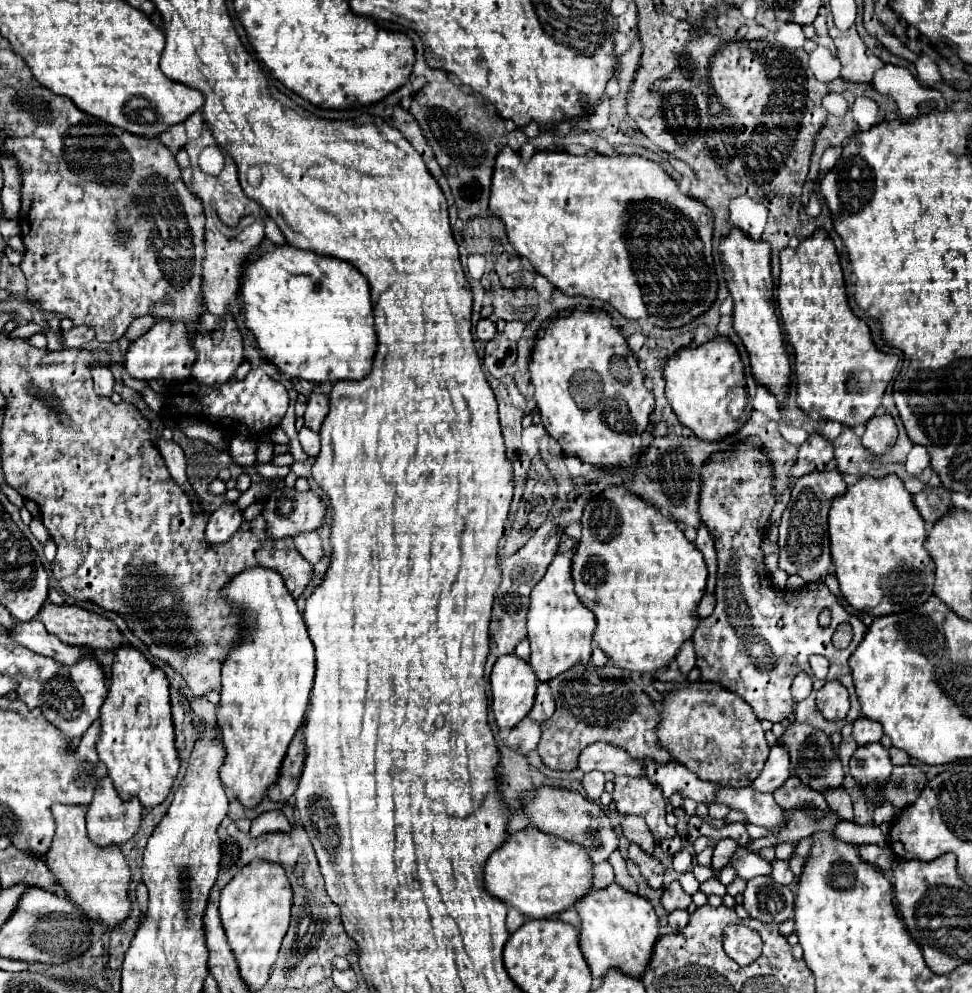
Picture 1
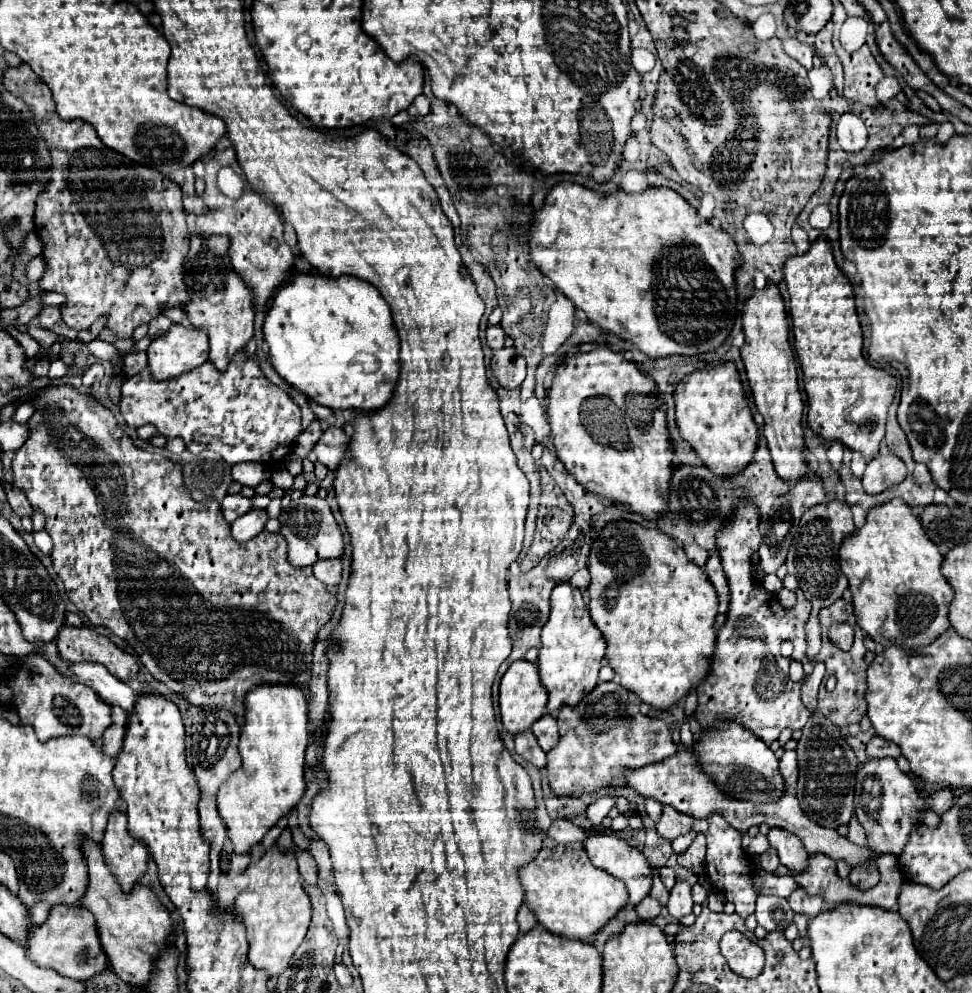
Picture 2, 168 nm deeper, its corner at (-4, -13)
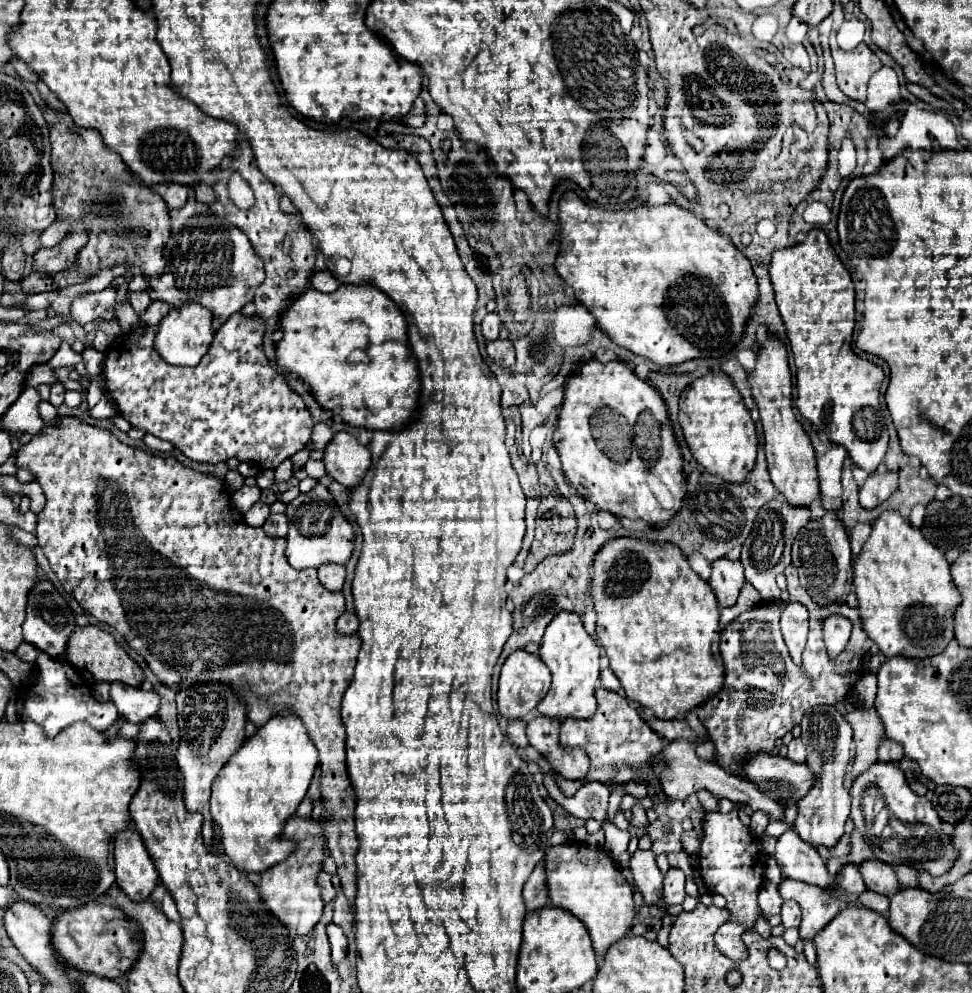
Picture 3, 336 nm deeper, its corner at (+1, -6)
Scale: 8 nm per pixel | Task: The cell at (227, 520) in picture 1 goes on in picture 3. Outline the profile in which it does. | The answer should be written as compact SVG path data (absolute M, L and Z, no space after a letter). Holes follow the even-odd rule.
M256 502L256 504L244 514L244 520L246 520L248 526L262 526L262 524L266 522L268 514L270 514L268 504L264 504L264 502Z

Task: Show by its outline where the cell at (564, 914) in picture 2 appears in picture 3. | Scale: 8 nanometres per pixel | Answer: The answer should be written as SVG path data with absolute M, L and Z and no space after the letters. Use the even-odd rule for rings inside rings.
M578 842L550 846L544 856L544 870L548 904L570 912L588 928L592 946L598 956L604 956L604 950L626 936L636 914L632 902L634 892L618 870L612 856L604 852L604 848L588 848Z

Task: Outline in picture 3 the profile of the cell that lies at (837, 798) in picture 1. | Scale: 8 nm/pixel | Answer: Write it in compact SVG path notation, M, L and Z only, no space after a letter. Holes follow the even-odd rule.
M854 830L854 832L850 834L850 846L852 846L852 850L850 850L848 858L850 858L854 864L860 864L860 860L872 858L872 850L870 850L870 846L866 844L864 836L862 836L858 830Z

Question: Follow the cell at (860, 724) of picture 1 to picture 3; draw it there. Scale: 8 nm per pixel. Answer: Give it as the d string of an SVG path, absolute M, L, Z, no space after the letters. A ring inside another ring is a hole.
M882 738L880 746L878 746L878 760L882 762L898 762L904 756L902 746L890 738Z

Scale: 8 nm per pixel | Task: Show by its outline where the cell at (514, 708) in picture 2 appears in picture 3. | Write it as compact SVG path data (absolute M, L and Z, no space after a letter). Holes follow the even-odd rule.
M516 650L502 664L500 682L498 682L498 708L500 708L500 714L506 720L524 718L530 710L534 710L538 706L538 702L546 696L548 690L550 690L550 672L548 672L546 664L538 656L528 654L526 650Z

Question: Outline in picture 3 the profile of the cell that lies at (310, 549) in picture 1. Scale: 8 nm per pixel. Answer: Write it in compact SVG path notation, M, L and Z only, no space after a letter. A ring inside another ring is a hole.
M322 564L318 566L318 580L328 588L328 590L342 590L346 572L344 566L340 564Z

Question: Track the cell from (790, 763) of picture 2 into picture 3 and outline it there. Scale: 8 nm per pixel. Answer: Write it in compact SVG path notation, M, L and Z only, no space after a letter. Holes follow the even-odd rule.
M794 738L794 740L788 744L788 758L790 758L792 762L804 762L804 756L806 756L804 744L800 742L800 738Z

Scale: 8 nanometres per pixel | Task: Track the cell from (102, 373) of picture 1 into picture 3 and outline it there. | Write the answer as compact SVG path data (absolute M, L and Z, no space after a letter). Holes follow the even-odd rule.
M88 346L82 354L84 358L84 368L90 376L96 376L96 374L102 374L102 368L104 368L104 354L94 350L92 346Z

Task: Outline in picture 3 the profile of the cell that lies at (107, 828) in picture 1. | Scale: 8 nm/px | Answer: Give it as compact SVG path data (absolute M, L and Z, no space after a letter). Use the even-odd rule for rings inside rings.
M126 828L114 836L114 872L116 884L130 900L146 900L158 884L158 872L148 856L138 832Z

